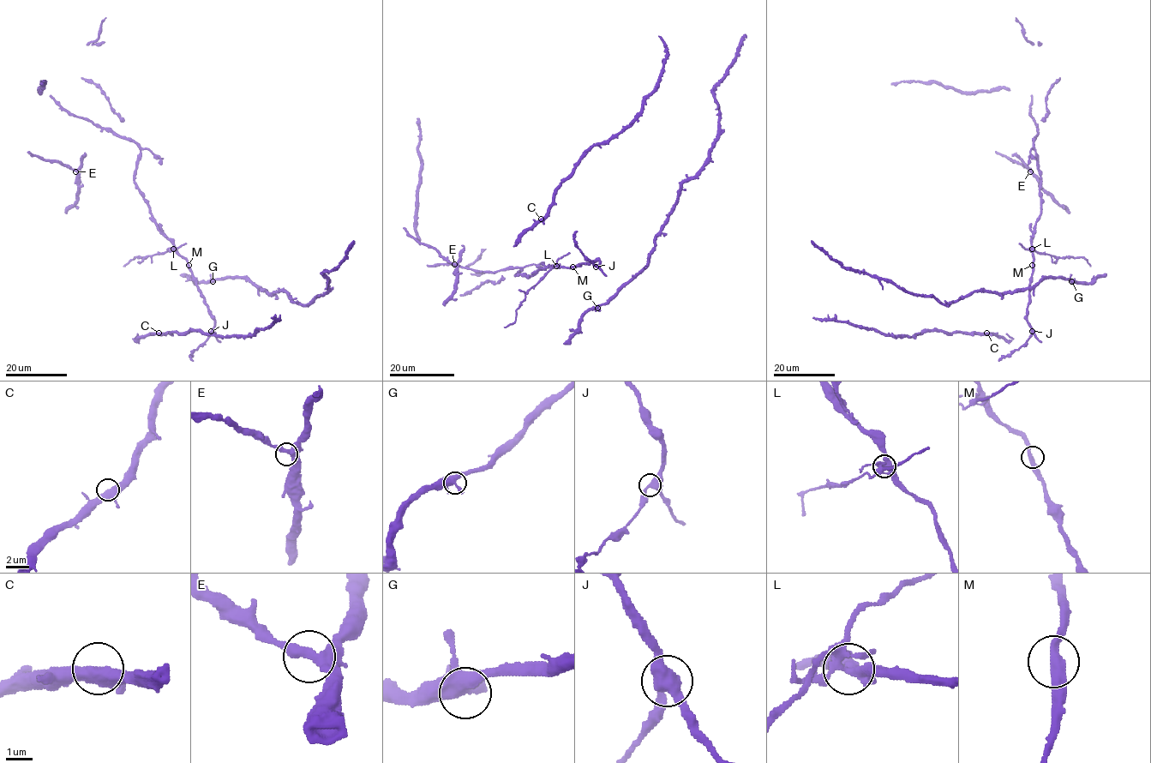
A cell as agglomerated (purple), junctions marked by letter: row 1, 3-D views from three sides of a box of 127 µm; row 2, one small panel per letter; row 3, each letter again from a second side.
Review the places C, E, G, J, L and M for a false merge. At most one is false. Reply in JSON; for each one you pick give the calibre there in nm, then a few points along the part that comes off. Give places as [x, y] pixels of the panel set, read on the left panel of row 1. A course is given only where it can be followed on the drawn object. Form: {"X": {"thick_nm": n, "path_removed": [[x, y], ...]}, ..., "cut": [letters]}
{"L": {"thick_nm": 380, "path_removed": [[174, 249], [144, 258], [134, 257], [123, 266]]}, "cut": ["L"]}

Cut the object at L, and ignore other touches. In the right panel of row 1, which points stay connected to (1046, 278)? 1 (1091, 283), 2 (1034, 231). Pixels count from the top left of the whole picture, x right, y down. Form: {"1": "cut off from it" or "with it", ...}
{"1": "with it", "2": "with it"}

